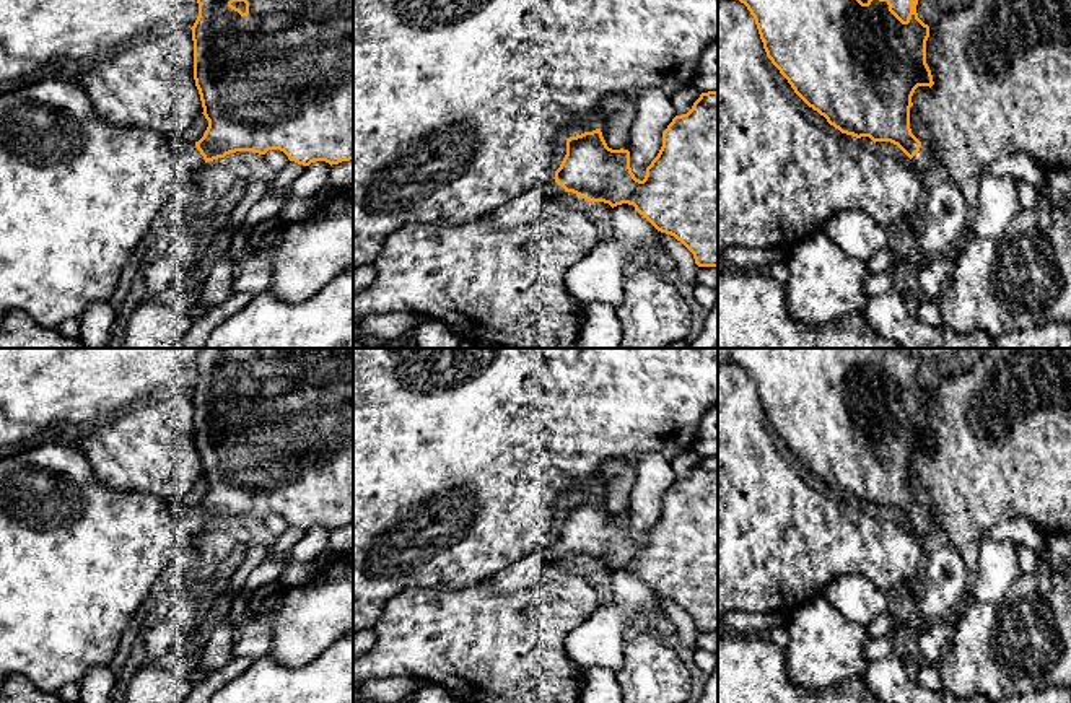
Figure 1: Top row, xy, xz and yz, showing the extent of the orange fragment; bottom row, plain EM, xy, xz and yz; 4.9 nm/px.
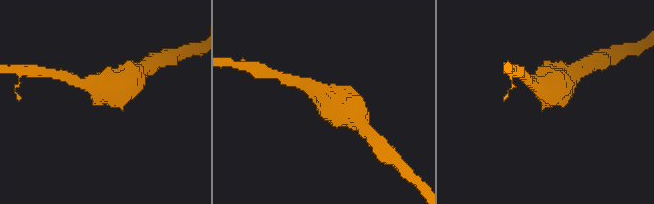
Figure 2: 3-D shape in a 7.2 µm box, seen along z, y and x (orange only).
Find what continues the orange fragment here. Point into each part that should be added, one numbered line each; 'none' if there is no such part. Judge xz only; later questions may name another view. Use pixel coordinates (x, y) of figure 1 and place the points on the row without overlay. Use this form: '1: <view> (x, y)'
1: xz (524, 573)

